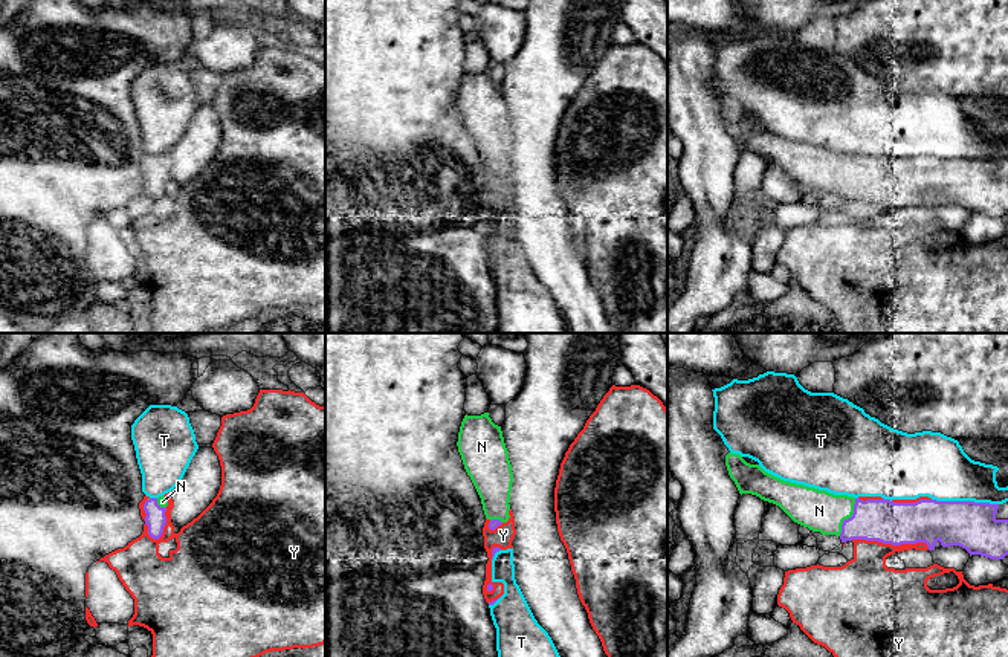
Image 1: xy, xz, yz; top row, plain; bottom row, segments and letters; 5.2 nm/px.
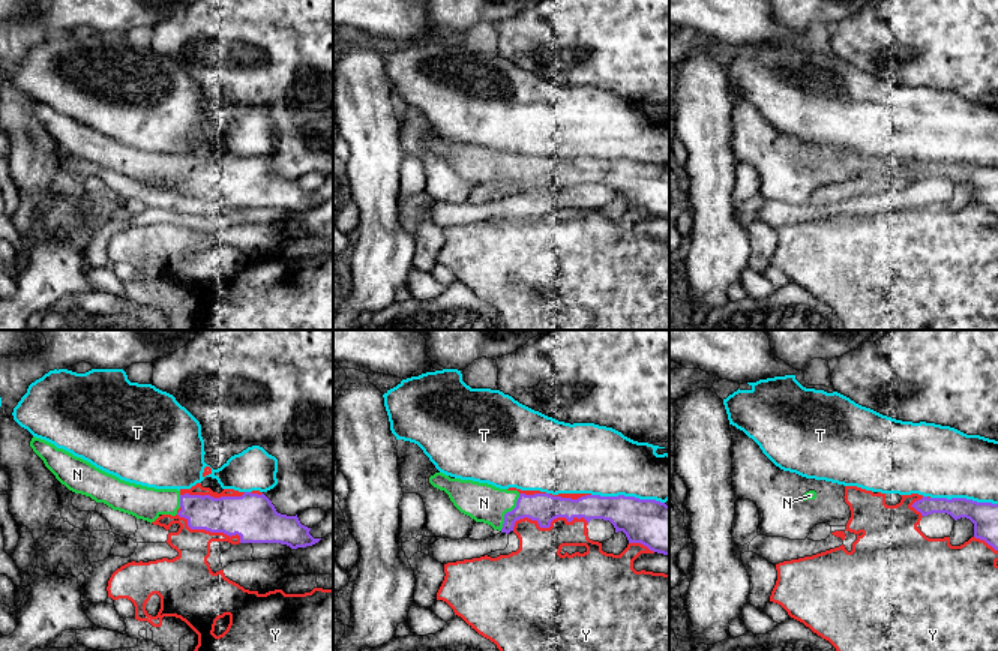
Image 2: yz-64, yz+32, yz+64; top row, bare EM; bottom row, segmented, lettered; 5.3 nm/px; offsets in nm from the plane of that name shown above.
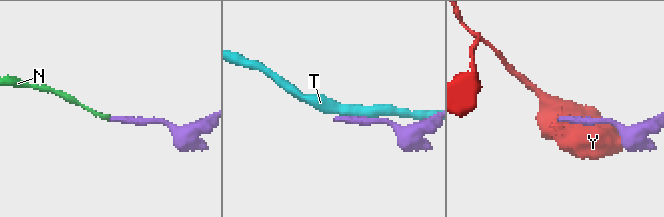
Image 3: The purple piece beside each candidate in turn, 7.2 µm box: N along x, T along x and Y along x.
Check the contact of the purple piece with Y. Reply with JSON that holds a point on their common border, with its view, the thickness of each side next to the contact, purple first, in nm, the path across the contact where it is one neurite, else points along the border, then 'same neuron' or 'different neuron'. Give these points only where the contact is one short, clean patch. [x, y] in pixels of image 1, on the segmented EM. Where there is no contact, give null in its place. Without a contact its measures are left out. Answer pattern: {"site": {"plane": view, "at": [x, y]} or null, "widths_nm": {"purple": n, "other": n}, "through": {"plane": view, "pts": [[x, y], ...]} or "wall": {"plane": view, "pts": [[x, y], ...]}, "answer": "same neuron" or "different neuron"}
{"site": {"plane": "yz", "at": [891, 543]}, "widths_nm": {"purple": 220, "other": 280}, "answer": "different neuron"}

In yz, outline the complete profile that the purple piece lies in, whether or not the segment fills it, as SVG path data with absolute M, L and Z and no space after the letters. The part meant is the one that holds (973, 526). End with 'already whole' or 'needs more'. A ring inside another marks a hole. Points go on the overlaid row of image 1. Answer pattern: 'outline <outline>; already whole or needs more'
outline M729 452L725 466L741 495L751 494L773 503L794 523L822 535L835 535L842 542L852 539L878 541L892 545L926 542L929 550L935 550L939 541L942 547L959 545L970 556L981 555L990 559L1003 559L1008 555L1008 519L996 518L999 504L936 500L893 503L884 498L863 501L783 481L765 472L759 464L747 463L739 454Z; needs more

